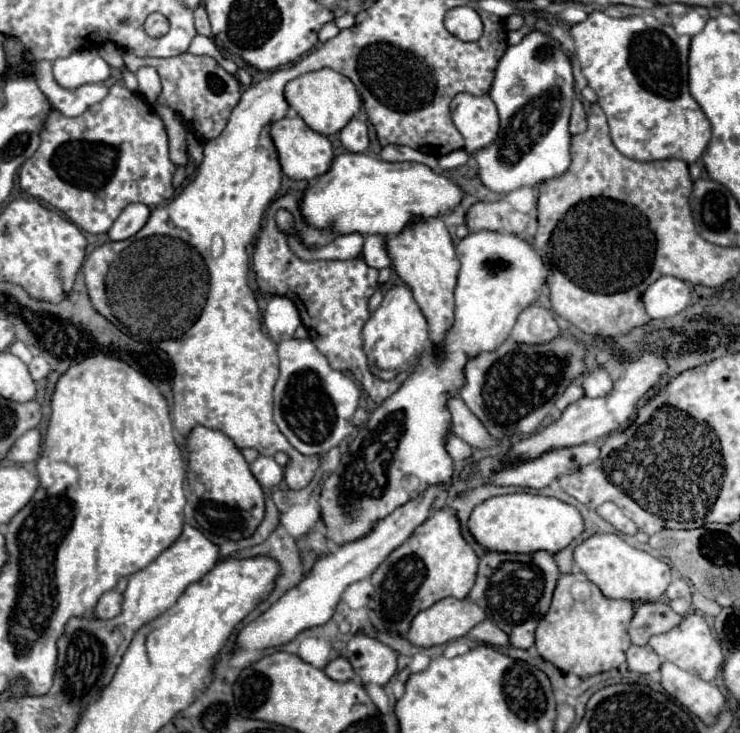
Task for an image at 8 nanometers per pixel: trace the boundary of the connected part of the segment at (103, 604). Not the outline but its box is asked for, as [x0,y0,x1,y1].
[95,589,123,619]

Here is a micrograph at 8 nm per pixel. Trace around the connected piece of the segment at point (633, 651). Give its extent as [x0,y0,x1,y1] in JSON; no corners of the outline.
[627,645,661,675]

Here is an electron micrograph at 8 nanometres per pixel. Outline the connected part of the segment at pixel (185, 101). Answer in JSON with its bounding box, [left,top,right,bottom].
[123,51,241,141]

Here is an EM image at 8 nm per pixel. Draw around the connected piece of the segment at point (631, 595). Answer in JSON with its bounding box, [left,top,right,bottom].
[575,535,671,603]

